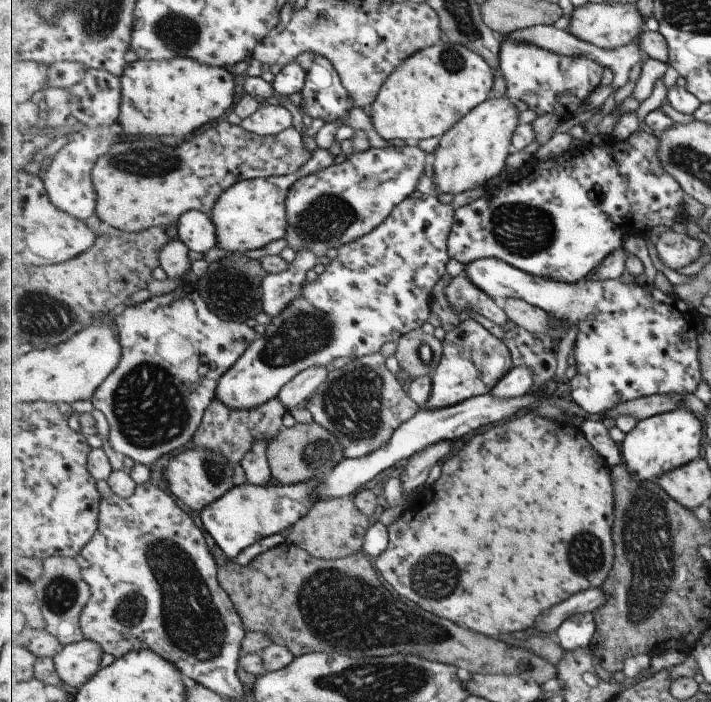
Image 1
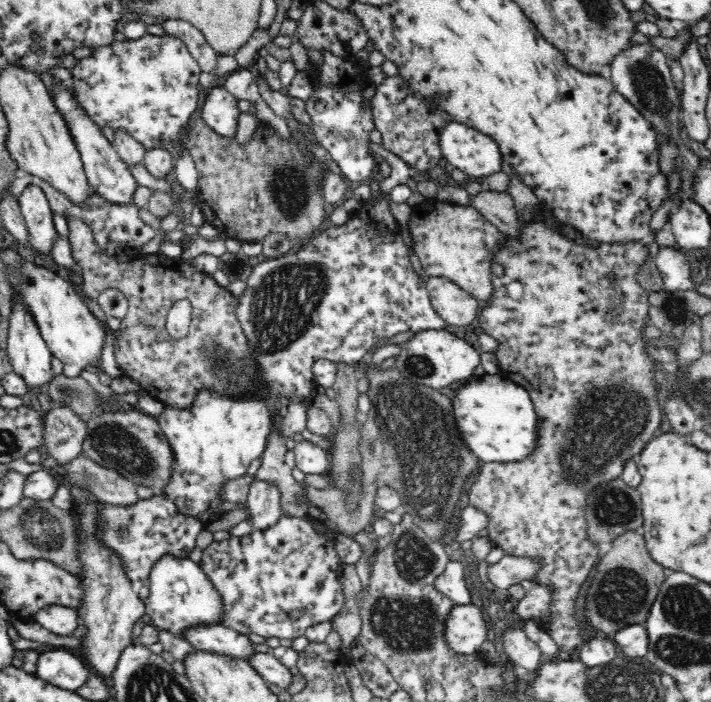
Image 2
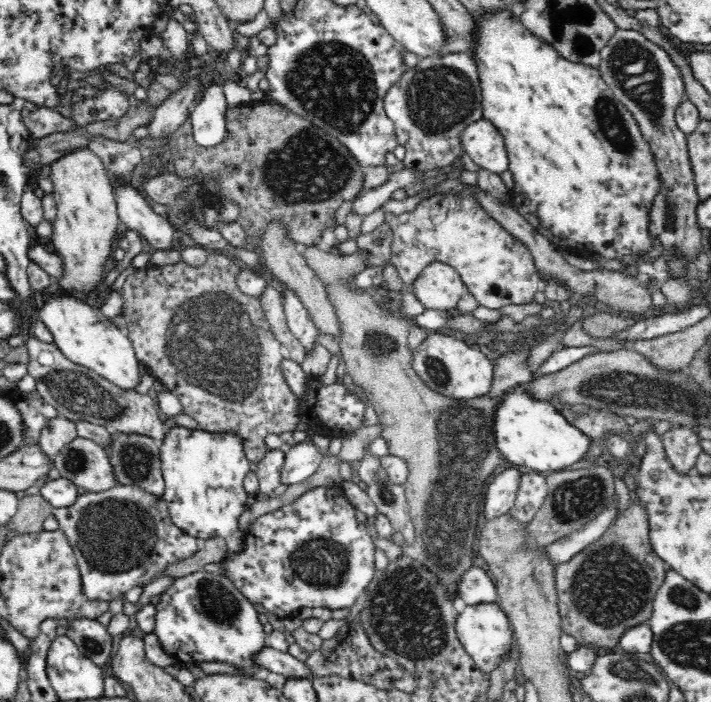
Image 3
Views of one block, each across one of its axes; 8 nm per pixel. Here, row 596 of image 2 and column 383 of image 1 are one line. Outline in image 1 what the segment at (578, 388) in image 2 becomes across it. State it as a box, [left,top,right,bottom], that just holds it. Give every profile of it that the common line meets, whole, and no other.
[376,412,616,638]

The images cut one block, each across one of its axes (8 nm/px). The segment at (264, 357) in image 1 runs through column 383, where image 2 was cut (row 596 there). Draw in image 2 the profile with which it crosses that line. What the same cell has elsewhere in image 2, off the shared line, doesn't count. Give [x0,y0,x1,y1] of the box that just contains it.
[199,513,346,640]

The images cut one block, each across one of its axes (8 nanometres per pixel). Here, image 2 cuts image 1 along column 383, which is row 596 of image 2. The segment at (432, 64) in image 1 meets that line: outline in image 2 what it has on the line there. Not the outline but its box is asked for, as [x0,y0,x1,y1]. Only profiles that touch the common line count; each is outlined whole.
[78,535,145,679]

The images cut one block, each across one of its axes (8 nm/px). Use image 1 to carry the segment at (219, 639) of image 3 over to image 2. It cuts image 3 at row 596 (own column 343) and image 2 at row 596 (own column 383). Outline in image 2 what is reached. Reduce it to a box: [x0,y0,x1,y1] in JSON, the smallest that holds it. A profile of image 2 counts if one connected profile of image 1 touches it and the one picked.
[143,555,229,640]

